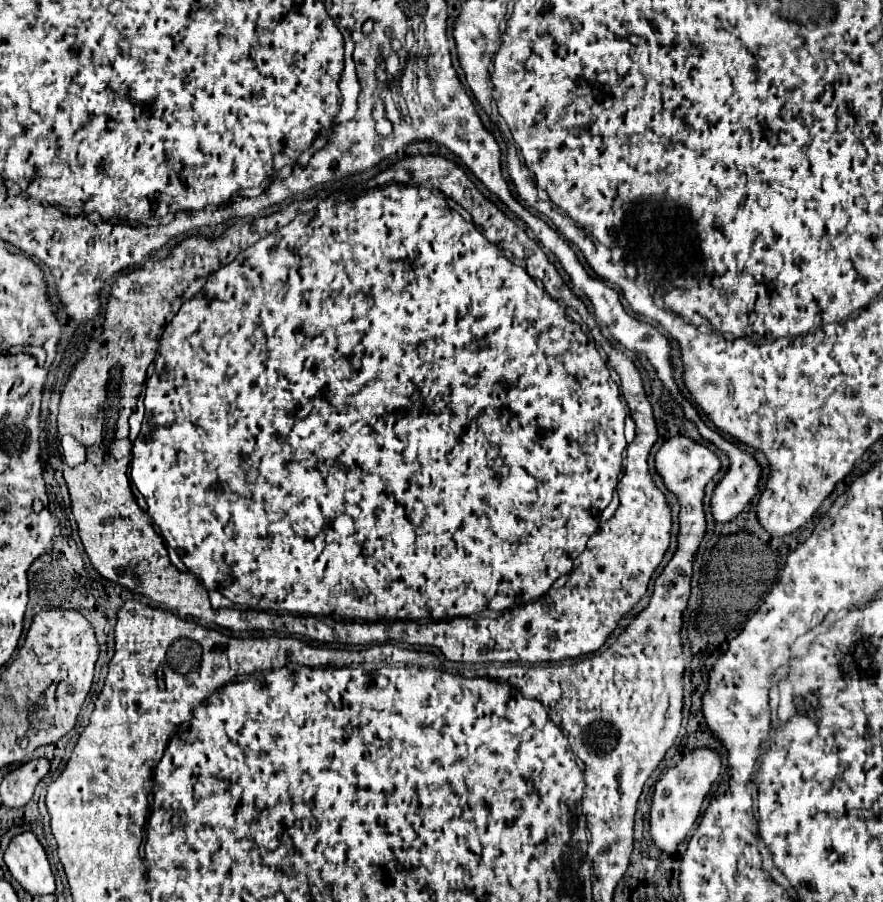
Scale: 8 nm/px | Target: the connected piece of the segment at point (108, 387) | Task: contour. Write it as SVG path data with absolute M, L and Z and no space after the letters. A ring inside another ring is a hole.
M414 155L414 157L404 157L404 159L400 159L400 161L396 161L396 163L394 163L394 165L392 165L392 167L390 167L390 169L388 169L388 171L382 171L382 173L378 173L378 175L376 175L376 177L374 177L374 181L404 181L404 183L408 183L408 185L396 185L396 183L390 183L390 185L384 185L384 187L376 187L376 189L370 189L370 191L366 191L366 193L362 193L362 195L356 195L356 197L328 197L328 199L324 199L324 201L322 201L322 203L318 203L318 207L316 207L316 209L314 209L314 211L308 211L308 213L298 213L298 209L299 209L299 208L298 208L298 207L290 207L290 206L287 206L287 205L286 205L286 206L284 206L284 207L283 207L283 208L282 208L282 209L281 209L281 210L280 210L280 211L278 211L278 212L276 212L276 213L273 213L273 214L271 214L271 215L269 215L269 216L264 216L264 217L259 217L259 218L258 218L258 219L254 219L254 220L253 220L253 221L252 221L252 222L250 222L250 223L249 223L249 222L246 222L246 223L244 223L244 222L237 222L237 223L236 223L236 225L232 225L232 227L228 227L228 228L227 228L227 229L226 229L226 230L225 230L225 231L224 231L224 232L223 232L223 233L222 233L222 234L221 234L221 235L220 235L220 236L219 236L219 237L215 237L215 238L211 238L211 239L210 239L210 238L208 238L208 237L202 237L202 235L196 235L196 236L195 236L195 235L193 235L193 236L191 236L191 237L188 237L188 239L184 239L184 241L182 241L182 243L178 243L178 245L176 245L176 247L174 247L174 249L172 249L172 251L170 251L170 255L168 255L168 257L164 257L164 259L154 259L154 261L148 261L148 263L146 263L146 265L144 265L144 267L142 267L142 269L140 269L140 271L138 271L138 269L134 269L134 271L132 271L132 273L124 273L124 275L120 275L120 277L118 277L118 279L116 279L116 281L114 281L114 283L112 283L112 289L110 289L110 293L108 293L108 307L106 307L106 311L104 311L104 325L102 325L102 333L100 333L100 335L98 335L98 337L96 337L96 339L94 339L94 341L90 341L90 343L88 343L88 345L86 345L86 355L84 355L84 357L82 357L82 359L80 359L80 361L78 361L78 363L76 363L76 365L74 365L74 369L72 369L72 373L70 373L70 377L68 377L68 381L66 381L66 385L64 385L64 391L62 391L62 397L60 397L60 411L58 411L58 435L66 435L66 433L70 433L70 435L74 435L74 437L76 437L76 439L78 439L78 441L80 441L80 443L84 443L84 445L86 445L86 451L88 451L88 459L86 459L86 463L82 463L82 465L78 465L78 467L68 467L68 469L64 469L64 479L66 479L66 485L68 485L68 491L70 491L70 499L72 499L72 513L74 513L74 519L76 519L76 523L78 523L78 531L80 531L80 539L82 539L82 543L84 543L84 547L86 547L86 553L88 553L88 557L90 557L90 561L92 561L92 565L94 565L94 569L96 569L96 571L98 571L98 573L100 573L100 575L102 575L102 577L106 577L106 579L108 579L108 581L114 581L114 583L118 583L118 585L122 585L122 587L126 587L126 589L130 589L130 591L134 591L134 593L140 593L140 595L144 595L144 597L148 597L148 599L152 599L152 601L158 601L158 603L164 603L164 605L166 605L166 607L168 607L168 609L172 609L172 611L176 611L176 613L180 613L180 615L182 615L182 617L184 617L184 619L186 619L186 617L192 617L192 619L198 619L198 621L200 621L200 623L216 623L216 625L218 625L218 627L222 627L222 629L230 629L230 631L234 631L234 633L242 633L242 631L254 631L254 627L258 627L258 631L264 631L264 623L262 623L262 619L256 619L256 611L238 611L238 609L216 609L216 613L214 613L214 609L212 609L212 605L210 605L210 601L208 601L208 591L206 591L206 589L214 589L214 591L220 591L220 593L222 593L222 595L224 595L224 597L228 597L228 599L230 599L230 601L232 601L232 603L236 603L236 605L242 605L242 607L246 607L246 609L262 609L262 611L260 611L260 613L258 613L258 615L264 615L264 611L288 611L288 613L298 613L298 615L334 615L334 613L336 613L336 615L340 615L340 617L344 617L344 619L368 619L368 621L380 621L380 619L392 619L392 621L398 621L398 623L392 623L392 625L382 625L382 623L364 623L364 625L358 625L358 623L350 623L350 621L342 621L342 623L338 623L338 621L334 621L334 619L330 619L330 617L314 617L314 641L320 641L320 643L324 643L324 641L326 641L326 643L338 643L338 645L370 645L370 643L386 643L386 641L396 641L396 643L410 643L410 645L432 645L432 647L436 647L436 649L440 649L440 651L442 651L442 655L444 655L444 657L446 657L446 659L448 659L448 661L462 661L462 663L540 663L540 662L549 662L549 661L562 661L562 660L564 660L564 659L570 659L570 658L578 658L578 657L580 657L580 656L583 656L583 655L586 655L586 653L594 653L594 651L596 651L596 649L600 649L600 647L602 647L602 645L604 645L604 643L606 643L606 639L608 639L608 637L610 637L610 635L612 635L612 631L614 631L614 629L616 629L616 625L618 625L618 621L620 621L620 619L622 619L622 617L624 617L624 615L626 615L626 613L628 613L628 611L630 611L630 609L632 609L632 607L634 607L634 605L636 605L636 603L638 603L638 601L640 601L640 599L642 599L642 597L644 597L644 595L646 595L646 589L648 589L648 583L650 583L650 577L652 577L652 575L654 575L654 571L656 571L656 567L658 567L658 565L660 565L660 561L662 561L662 557L664 557L664 553L666 553L666 549L668 549L668 545L670 545L670 531L672 531L672 509L670 509L670 505L668 505L668 501L666 501L666 497L664 497L664 493L662 493L662 491L660 491L660 489L658 489L658 487L656 487L656 485L654 485L654 481L652 481L652 475L650 475L650 471L648 471L648 457L650 457L650 449L652 449L652 445L654 445L654 443L656 443L656 439L658 439L658 431L656 431L656 423L654 423L654 415L652 415L652 405L650 405L650 401L648 401L648 399L646 399L646 393L644 393L644 385L642 385L642 377L640 377L640 371L638 371L638 369L636 369L636 365L634 365L634 363L632 363L632 359L628 359L628 357L626 357L626 355L624 355L624 353L620 353L620 351L616 351L616 349L614 349L614 347L612 347L612 345L610 345L610 341L608 341L608 339L604 339L604 337L602 337L602 333L600 333L600 329L598 329L598 325L596 325L596 323L592 323L592 333L594 333L594 339L596 339L596 343L600 343L600 345L602 345L602 349L604 349L604 351L606 351L606 355L608 355L608 363L610 363L610 365L612 365L612 367L614 367L614 369L616 369L616 371L618 371L618 374L617 374L617 372L616 372L616 371L615 371L615 370L614 370L614 369L613 369L613 368L612 368L612 367L610 367L610 366L609 366L609 371L608 371L608 365L606 365L606 361L604 361L604 359L602 359L602 355L600 355L600 353L598 353L598 349L596 349L596 345L594 345L594 339L592 339L592 337L590 337L590 335L588 335L588 333L584 333L584 331L582 331L582 327L580 327L580 323L576 323L576 321L572 321L572 319L570 319L570 317L568 317L568 315L566 315L566 307L572 307L572 309L576 309L576 311L578 311L578 313L580 313L580 317L582 317L582 319L586 319L586 317L588 317L588 309L586 309L586 305L584 305L584 303L582 303L582 301L580 301L580 299L578 299L578 297L576 297L576 295L574 295L574 293L572 293L572 291L570 291L570 289L568 289L568 285L566 285L566 283L564 283L564 279L562 279L562 277L560 277L560 273L558 273L558 271L556 271L556 267L554 267L554 265L552 265L552 263L550 263L550 261L548 261L548 257L546 257L546 253L544 253L544 251L542 251L542 249L540 249L540 245L538 245L538 243L536 243L536 241L532 241L532 239L530 239L530 237L528 237L528 235L526 235L526 231L524 231L524 229L522 229L522 227L520 227L520 225L518 225L518 223L516 223L516 221L512 221L512 219L510 219L510 217L506 217L506 215L504 215L504 213L502 213L502 211L500 211L500 209L498 209L498 207L496 207L496 205L494 205L494 203L492 203L492 201L488 201L488 199L486 199L486 197L484 197L484 195L482 195L482 193L480 193L480 191L478 191L478 189L476 189L476 185L474 185L474 183L472 183L472 181L470 181L470 179L468 179L468 175L466 175L466 173L464 173L464 171L462 171L462 169L460 169L460 167L458 167L458 165L456 165L456 163L452 163L452 161L448 161L448 159L444 159L444 157L440 157L440 155ZM444 195L446 195L446 197L450 197L450 199L452 199L452 201L456 201L456 203L458 203L458 205L460 205L460 207L462 207L462 209L464 209L464 211L466 211L466 213L468 213L468 215L470 215L470 217L472 217L472 221L474 221L474 223L470 223L470 221L466 221L466 219L464 219L464 217L462 217L462 215L460 215L460 213L458 213L458 211L456 211L456 209L452 209L452 207L450 207L450 205L448 205L448 201L446 201L446 197L444 197ZM494 243L500 243L500 245L502 245L502 249L504 249L504 251L506 251L506 253L510 253L510 255L512 255L512 259L514 259L514 261L516 261L516 263L520 263L520 265L522 265L522 267L518 267L518 265L514 265L514 263L512 263L512 261L510 261L510 259L506 259L506 257L504 257L504 253L502 253L502 251L500 251L500 249L498 249L498 247L496 247L496 245L494 245ZM208 271L216 271L216 273L212 273L212 275L210 275L210 277L208 277L208 281L206 281L206 283L204 283L204 285L202 285L202 289L200 289L200 291L198 291L198 293L196 293L196 295L194 295L194 297L192 297L192 299L188 299L188 301L186 301L186 303L184 303L184 305L182 305L182 307L180 307L180 311L178 311L178 313L176 313L176 317L174 317L174 319L172 319L172 321L170 321L170 323L168 323L168 325L166 325L166 327L164 327L164 319L166 319L166 313L168 313L168 309L170 309L170 307L172 307L172 303L174 303L174 301L176 301L176 299L180 299L180 297L182 297L182 295L184 295L184 293L186 293L186 291L188 291L188 287L190 287L190 285L192 285L192 283L194 283L194 281L196 281L196 279L198 279L198 277L204 277L204 273L208 273ZM532 277L534 277L534 279L540 279L540 281L542 281L542 283L544 283L544 289L546 289L546 291L548 291L548 293L546 293L546 291L544 291L544 289L540 289L540 287L538 287L538 285L536 285L536 281L534 281L534 279L532 279ZM154 357L158 357L158 359L156 359L156 367L154 367L154 373L152 373L152 377L150 377L150 379L148 379L148 369L150 369L150 367L152 367L152 363L154 363ZM619 375L620 375L620 377L622 377L622 393L624 393L624 397L626 397L626 403L628 403L628 409L630 409L630 416L627 416L627 417L626 417L626 407L624 407L624 403L622 403L622 399L620 399L620 389L618 389L618 385L616 385L616 383L614 383L614 381L612 381L612 378L614 378L614 377L616 377L616 380L618 380L618 379L619 379L619 378L617 378L617 377L619 377ZM142 387L146 387L146 399L144 399L144 405L146 405L146 415L144 415L144 421L142 421L142 429L140 429L140 433L138 433L138 437L136 437L136 441L134 441L134 447L132 447L132 443L130 443L130 439L128 439L128 429L130 429L130 425L128 425L128 417L130 417L130 413L134 413L134 409L136 409L136 397L134 397L134 395L136 395L136 393L138 393L138 391L142 391ZM106 413L120 413L120 417L118 417L118 419L116 419L116 423L108 423L108 419L106 419ZM626 441L627 441L627 442L628 442L628 443L631 443L631 442L632 442L632 445L630 445L630 447L628 447L628 467L626 467L626 462L627 462L627 460L626 460L626 456L625 456L625 454L624 454L624 457L623 457L623 462L622 462L622 451L624 451L624 449L626 449ZM130 461L132 461L132 483L134 483L134 485L136 485L136 489L138 489L138 491L140 491L140 493L142 493L142 495L144 495L144 499L146 499L146 503L148 503L148 513L146 513L146 509L144 509L144 507L140 507L140 505L138 505L138 503L136 503L136 493L132 493L132 483L130 483L130 475L128 475L128 469L130 469ZM616 483L618 483L618 497L620 497L620 507L618 507L618 509L616 509L616 513L614 513L614 517L612 517L612 519L608 519L608 523L606 523L606 525L600 525L600 523L598 523L598 515L600 515L600 513L602 513L602 511L604 511L604 509L606 509L606 505L608 505L608 503L610 503L610 499L612 499L612 495L614 495L614 489L616 489ZM148 515L150 515L150 517L152 517L152 521L154 521L154 523L156 523L156 525L158 525L158 527L160 527L160 533L162 533L162 537L164 537L164 541L166 541L166 545L170 545L170 547L172 547L172 549L174 549L174 551L176 551L176 553L178 553L178 557L180 557L180 561L182 561L182 563L184 563L184 565L186 565L186 569L188 569L188 571L190 571L190 573L184 573L184 571L178 571L178 569L176 569L176 567L174 567L174 565L172 565L172 563L170 563L170 557L168 557L168 551L166 551L166 545L164 545L164 541L162 541L162 537L160 537L160 535L158 535L158 533L156 533L156 531L154 531L154 527L152 527L152 521L150 521L150 517L148 517ZM486 609L492 609L492 611L504 611L504 609L508 609L508 611L506 611L506 613L502 613L502 615L500 615L500 617L498 617L498 619L470 619L470 617L472 617L472 615L478 615L478 613L482 613L482 611L486 611Z

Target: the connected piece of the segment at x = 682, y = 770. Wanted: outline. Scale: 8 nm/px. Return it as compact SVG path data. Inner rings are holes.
M700 747L692 753L684 755L672 769L664 773L664 777L656 783L656 791L652 797L650 811L650 835L652 841L666 853L674 853L676 845L690 833L694 821L700 815L700 807L704 797L708 795L712 783L718 779L722 769L722 759L714 749Z

